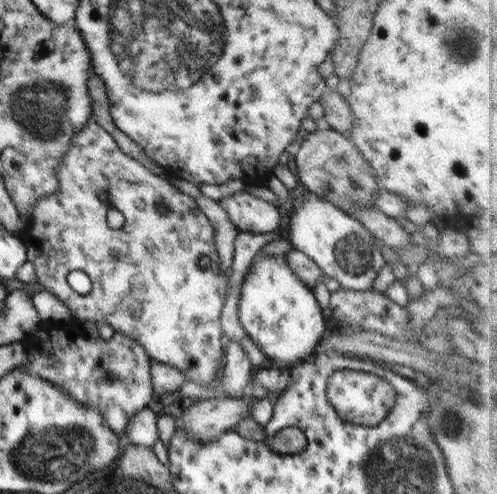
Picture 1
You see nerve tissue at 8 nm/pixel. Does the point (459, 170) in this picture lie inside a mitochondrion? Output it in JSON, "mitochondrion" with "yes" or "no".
{"mitochondrion":"no"}

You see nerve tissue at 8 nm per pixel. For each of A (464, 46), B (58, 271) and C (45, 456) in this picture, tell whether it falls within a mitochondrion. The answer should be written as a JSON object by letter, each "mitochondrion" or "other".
{"A":"mitochondrion","B":"other","C":"mitochondrion"}

